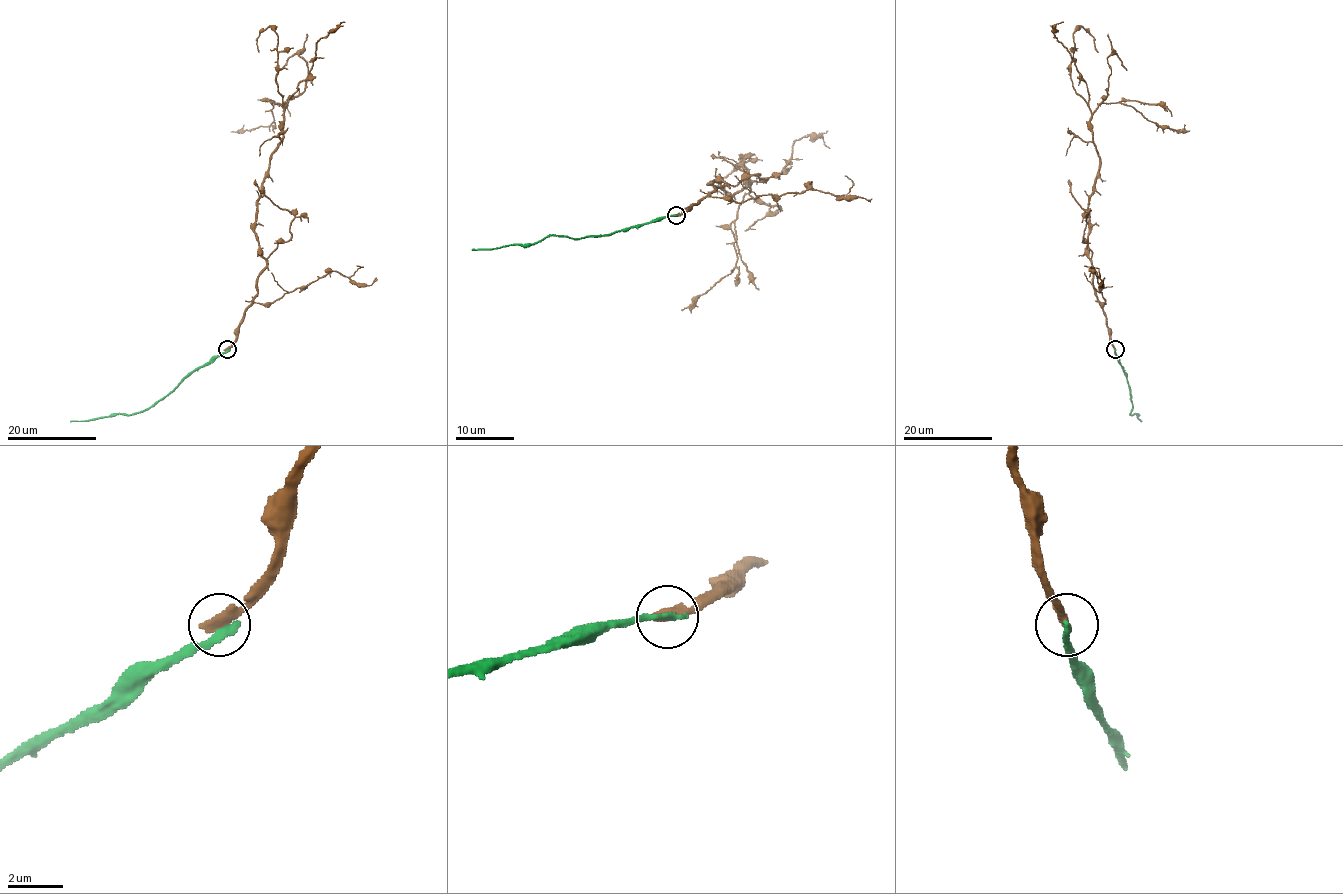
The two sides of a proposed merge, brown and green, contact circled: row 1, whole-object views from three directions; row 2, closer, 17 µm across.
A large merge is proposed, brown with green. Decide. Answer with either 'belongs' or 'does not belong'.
does not belong

